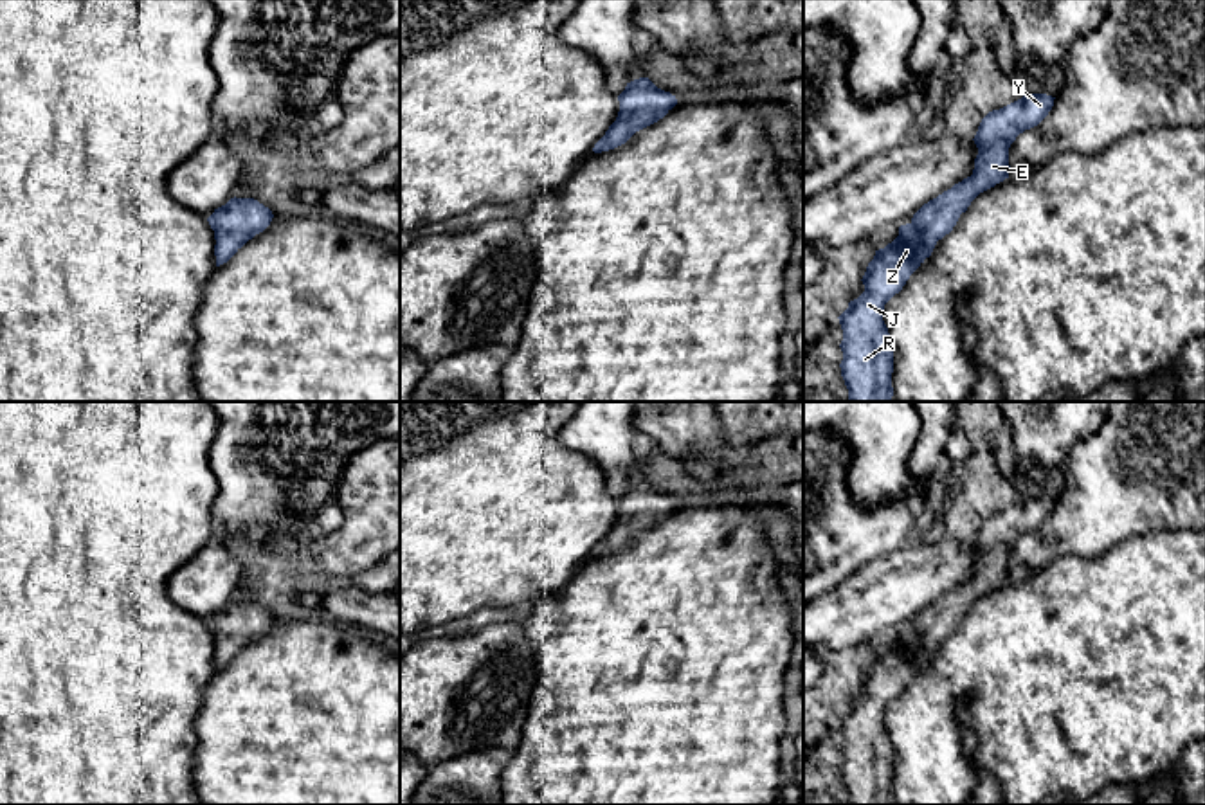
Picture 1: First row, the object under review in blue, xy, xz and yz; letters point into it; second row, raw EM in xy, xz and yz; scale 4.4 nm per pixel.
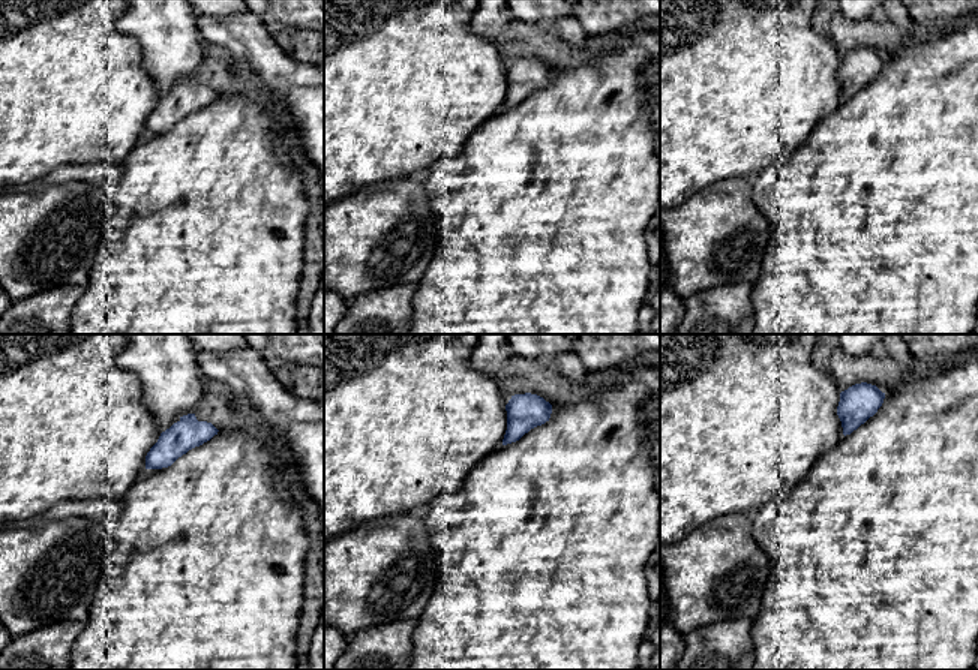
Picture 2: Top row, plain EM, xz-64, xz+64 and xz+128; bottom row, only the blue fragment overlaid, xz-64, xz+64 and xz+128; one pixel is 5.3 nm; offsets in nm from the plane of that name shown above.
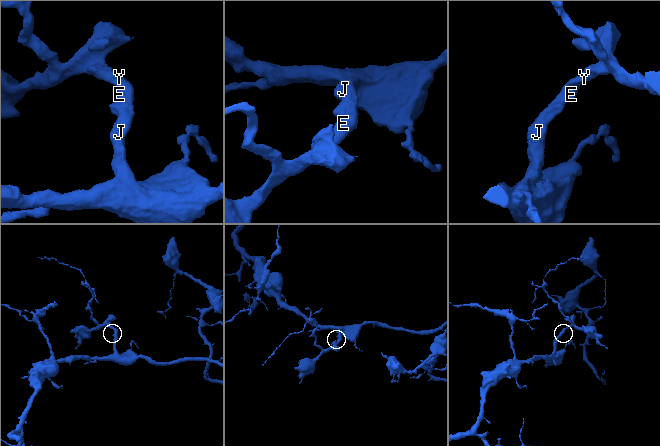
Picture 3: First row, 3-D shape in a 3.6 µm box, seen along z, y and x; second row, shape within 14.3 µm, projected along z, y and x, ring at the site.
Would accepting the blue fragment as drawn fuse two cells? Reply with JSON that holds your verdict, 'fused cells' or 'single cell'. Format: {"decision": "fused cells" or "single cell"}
{"decision": "single cell"}

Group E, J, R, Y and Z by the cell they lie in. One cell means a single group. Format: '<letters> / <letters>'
E J R Y Z

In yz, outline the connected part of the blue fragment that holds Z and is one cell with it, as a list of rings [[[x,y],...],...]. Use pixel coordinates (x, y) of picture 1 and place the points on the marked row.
[[[1030,94],[989,112],[974,135],[973,175],[924,204],[899,236],[875,250],[863,276],[865,292],[838,317],[843,340],[841,376],[848,402],[892,402],[893,344],[883,321],[884,304],[953,231],[962,213],[983,191],[1009,178],[1009,148],[1019,133],[1037,126],[1054,106],[1052,95]]]

